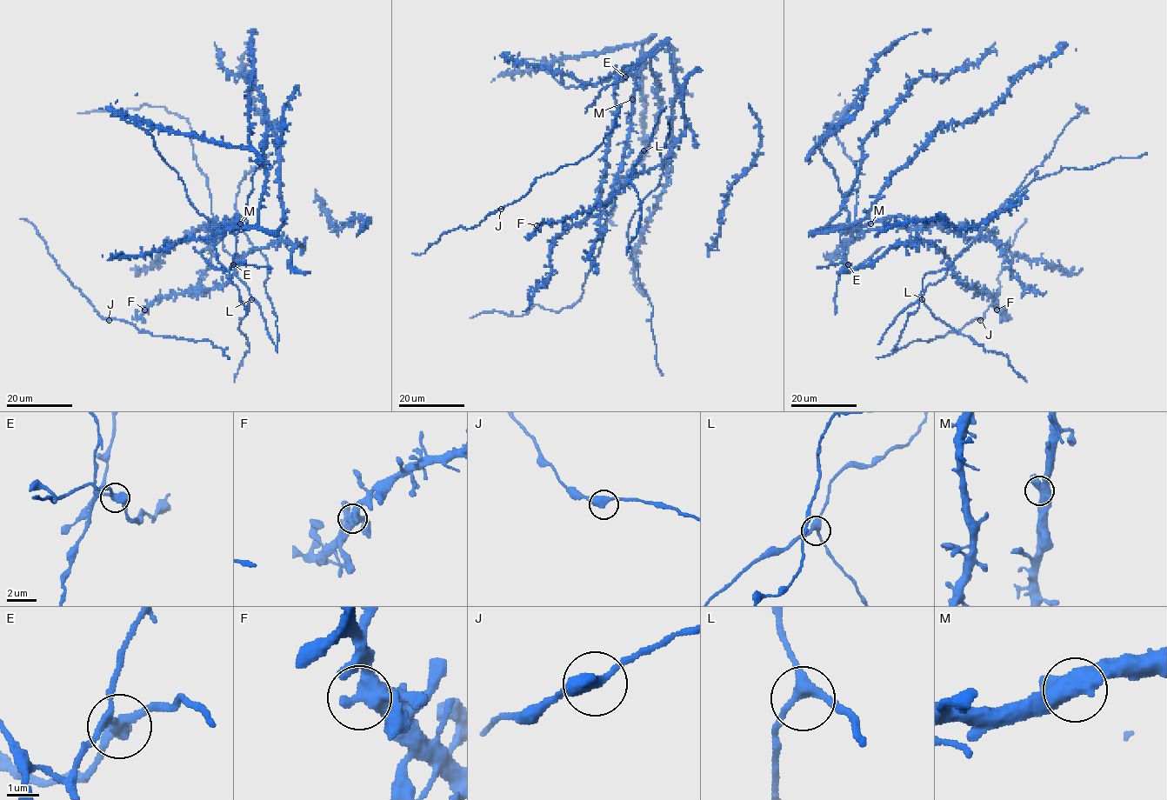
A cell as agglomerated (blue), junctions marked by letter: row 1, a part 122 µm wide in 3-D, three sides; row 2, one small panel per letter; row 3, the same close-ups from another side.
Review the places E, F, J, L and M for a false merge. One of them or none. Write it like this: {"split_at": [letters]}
{"split_at": ["E"]}

